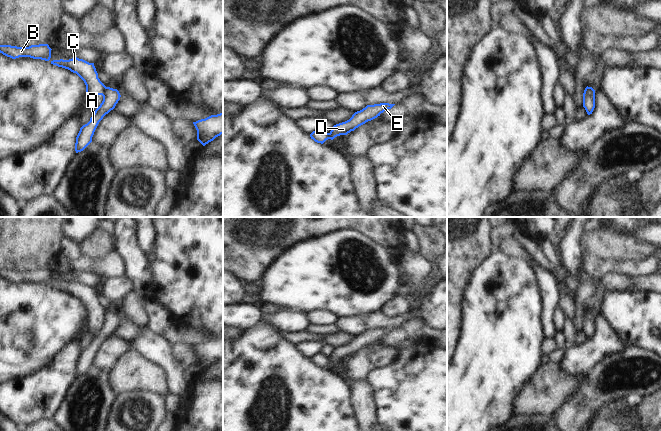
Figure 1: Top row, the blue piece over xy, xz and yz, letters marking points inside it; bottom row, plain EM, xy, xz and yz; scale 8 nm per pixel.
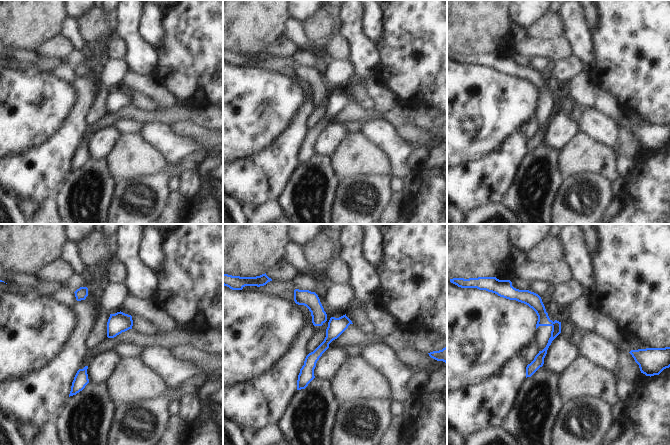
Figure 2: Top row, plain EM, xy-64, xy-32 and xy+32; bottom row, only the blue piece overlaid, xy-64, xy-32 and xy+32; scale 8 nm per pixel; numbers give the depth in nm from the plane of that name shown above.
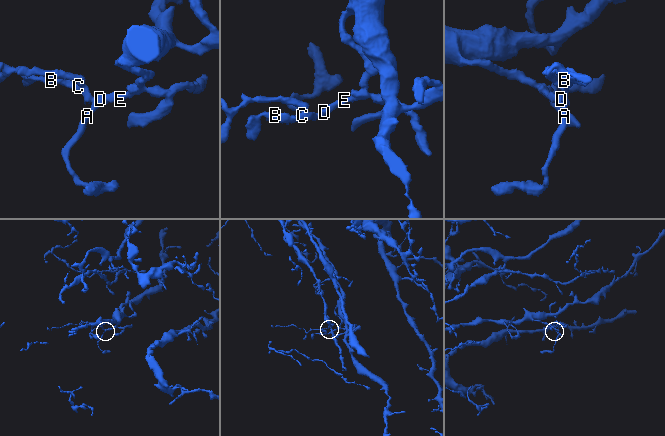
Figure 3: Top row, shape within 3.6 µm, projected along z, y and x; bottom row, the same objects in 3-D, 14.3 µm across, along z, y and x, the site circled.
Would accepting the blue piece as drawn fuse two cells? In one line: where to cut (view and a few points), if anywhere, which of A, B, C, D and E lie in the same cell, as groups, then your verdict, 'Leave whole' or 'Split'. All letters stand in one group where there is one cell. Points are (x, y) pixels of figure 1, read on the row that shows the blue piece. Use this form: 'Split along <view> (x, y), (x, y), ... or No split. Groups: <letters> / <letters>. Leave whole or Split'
Split along xy (106, 87), (103, 96). Groups: A D E / B C. Split

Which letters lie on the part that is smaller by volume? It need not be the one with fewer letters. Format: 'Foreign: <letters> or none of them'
Foreign: B, C

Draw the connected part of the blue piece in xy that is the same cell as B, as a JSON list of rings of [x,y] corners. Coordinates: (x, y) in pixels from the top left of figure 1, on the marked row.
[[[48,44],[31,45],[29,47],[0,45],[0,53],[12,59],[30,57],[49,61],[51,58],[51,50]]]

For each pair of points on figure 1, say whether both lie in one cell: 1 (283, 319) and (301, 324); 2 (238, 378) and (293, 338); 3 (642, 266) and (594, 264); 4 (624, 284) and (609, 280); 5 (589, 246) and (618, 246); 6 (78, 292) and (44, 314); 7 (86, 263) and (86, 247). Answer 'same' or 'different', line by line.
1: same
2: different
3: same
4: same
5: same
6: different
7: different

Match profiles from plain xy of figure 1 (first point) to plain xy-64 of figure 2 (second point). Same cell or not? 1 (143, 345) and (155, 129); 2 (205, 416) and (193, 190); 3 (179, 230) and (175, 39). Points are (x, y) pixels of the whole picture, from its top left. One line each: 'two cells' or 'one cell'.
1: one cell
2: two cells
3: one cell

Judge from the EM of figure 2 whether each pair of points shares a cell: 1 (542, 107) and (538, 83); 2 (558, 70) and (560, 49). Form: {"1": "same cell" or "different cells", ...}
{"1": "same cell", "2": "different cells"}

